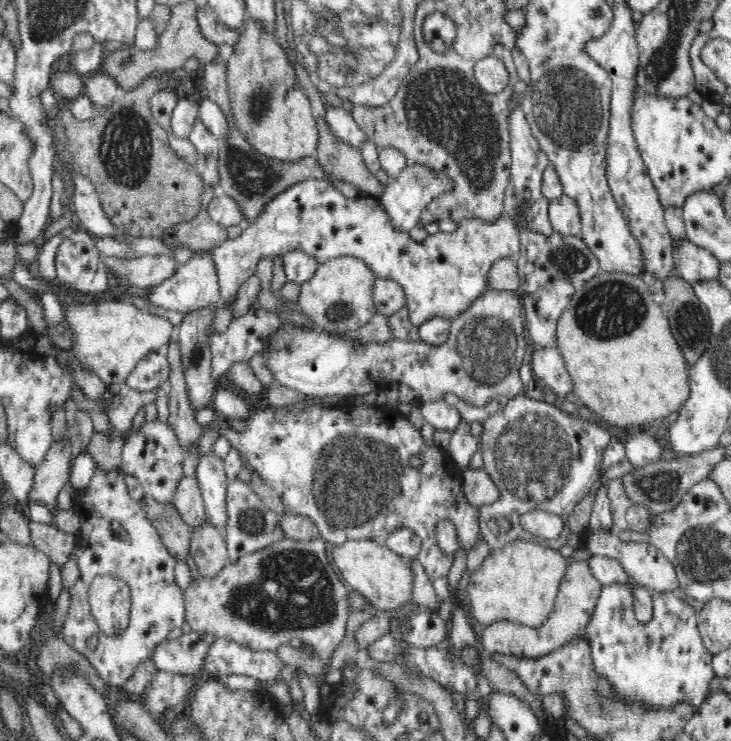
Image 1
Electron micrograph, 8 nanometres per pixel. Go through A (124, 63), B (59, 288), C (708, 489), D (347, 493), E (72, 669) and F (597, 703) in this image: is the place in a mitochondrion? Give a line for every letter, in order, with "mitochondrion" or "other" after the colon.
A: mitochondrion
B: other
C: other
D: mitochondrion
E: other
F: mitochondrion

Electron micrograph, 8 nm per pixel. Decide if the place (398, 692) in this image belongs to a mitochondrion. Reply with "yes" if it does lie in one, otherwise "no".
no

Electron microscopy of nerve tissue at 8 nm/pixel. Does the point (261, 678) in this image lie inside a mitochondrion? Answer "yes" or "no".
no

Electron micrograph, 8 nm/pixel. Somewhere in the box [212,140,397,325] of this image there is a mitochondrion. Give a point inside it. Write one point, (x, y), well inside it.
(251, 178)

